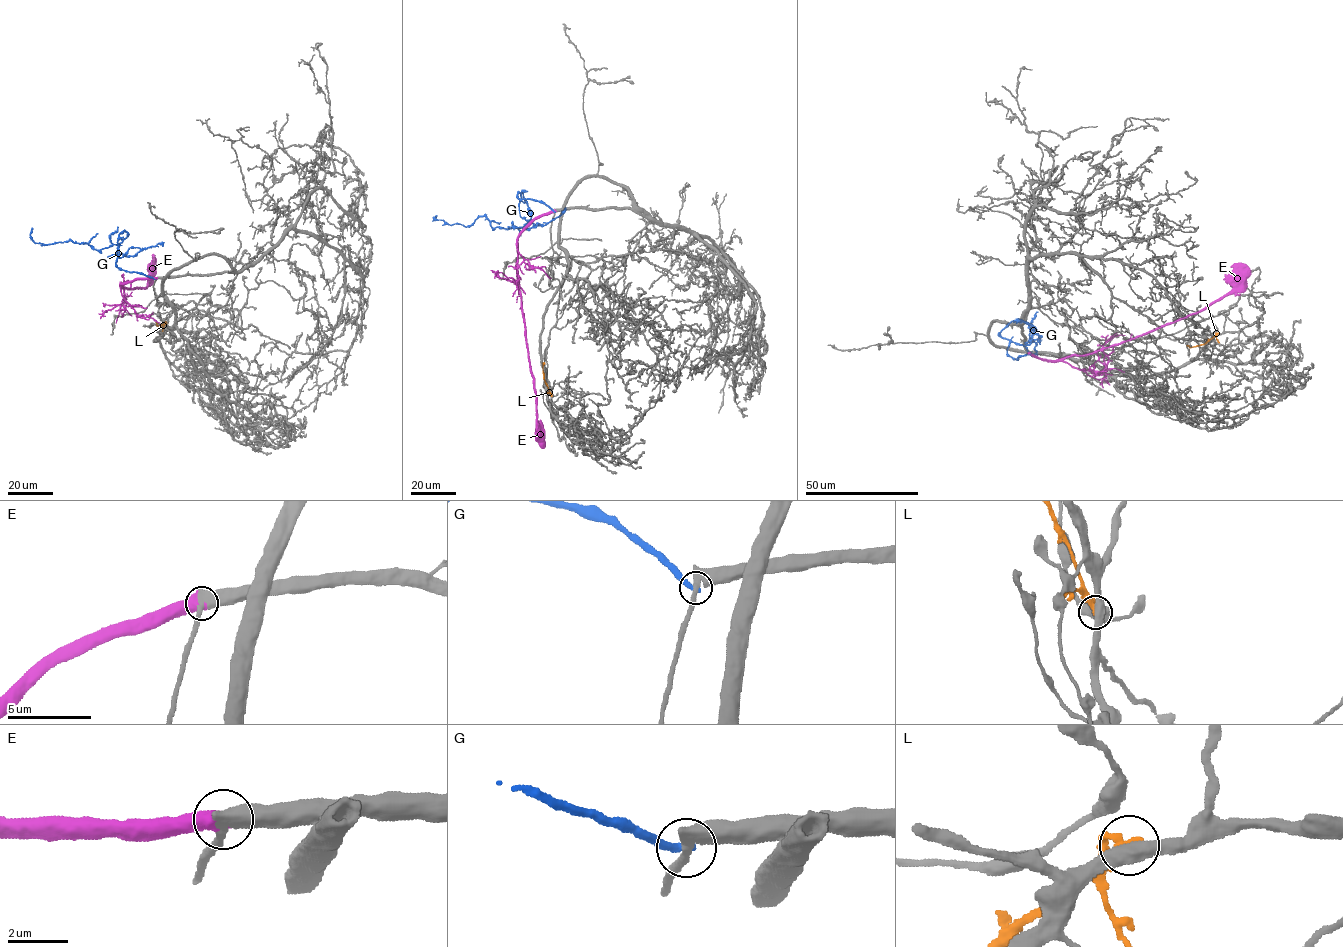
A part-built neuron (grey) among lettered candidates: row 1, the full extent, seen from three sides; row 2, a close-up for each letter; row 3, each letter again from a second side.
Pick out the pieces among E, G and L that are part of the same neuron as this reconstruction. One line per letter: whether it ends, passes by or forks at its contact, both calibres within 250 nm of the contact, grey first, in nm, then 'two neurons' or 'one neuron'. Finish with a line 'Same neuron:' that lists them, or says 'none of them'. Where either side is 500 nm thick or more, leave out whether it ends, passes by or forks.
E: 550/500 nm | one neuron
G: it ends | 380/280 nm | two neurons
L: it ends | 480/360 nm | two neurons
Same neuron: E

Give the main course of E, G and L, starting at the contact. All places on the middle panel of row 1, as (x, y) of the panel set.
E: (555, 211), (538, 216), (522, 232), (517, 253), (518, 284), (533, 377), (537, 425), (545, 445)
G: (554, 211), (517, 197), (523, 192), (531, 216), (520, 228), (494, 228), (484, 216), (448, 225), (436, 215)
L: (551, 395), (543, 377), (544, 362)

